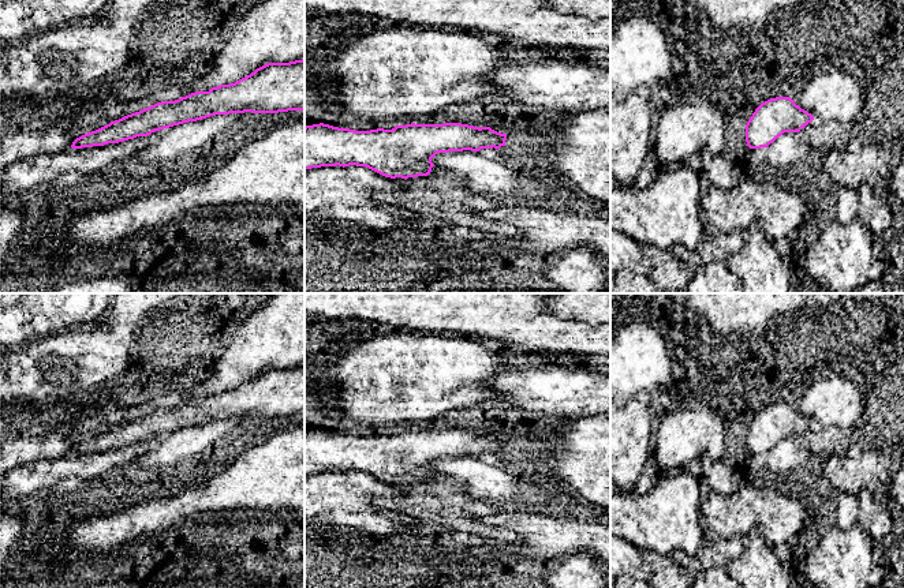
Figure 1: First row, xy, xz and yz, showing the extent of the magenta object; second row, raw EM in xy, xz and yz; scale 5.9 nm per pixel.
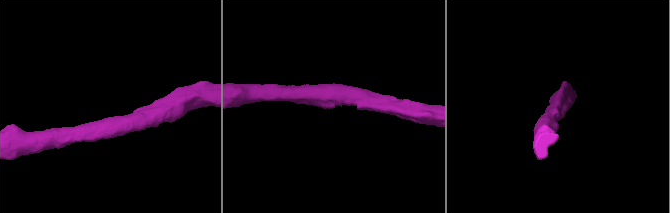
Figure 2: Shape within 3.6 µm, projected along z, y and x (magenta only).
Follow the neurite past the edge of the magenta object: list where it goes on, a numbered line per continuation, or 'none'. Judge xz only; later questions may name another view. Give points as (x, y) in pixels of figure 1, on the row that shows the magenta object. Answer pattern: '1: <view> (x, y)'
none

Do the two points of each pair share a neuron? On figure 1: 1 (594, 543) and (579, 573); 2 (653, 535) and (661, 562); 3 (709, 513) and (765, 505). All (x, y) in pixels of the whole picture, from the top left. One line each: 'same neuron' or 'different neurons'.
1: different neurons
2: different neurons
3: same neuron

